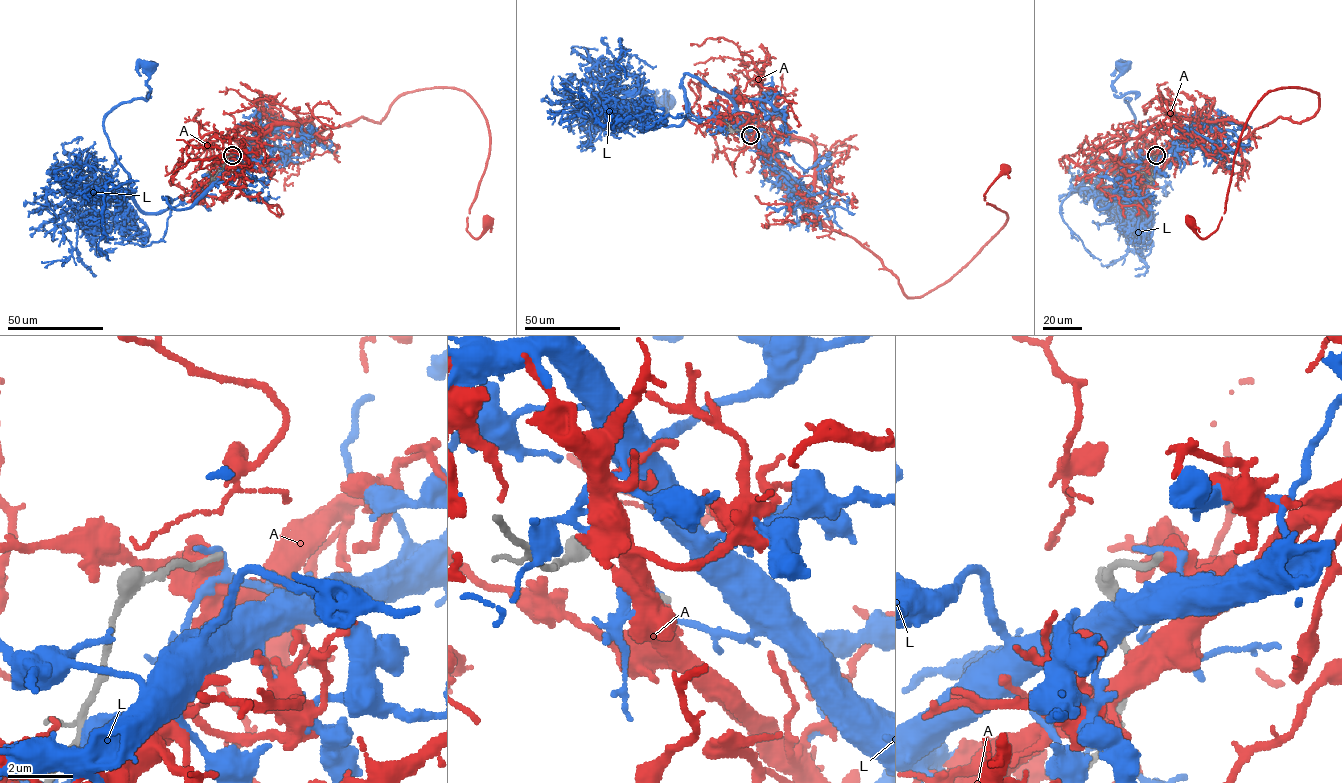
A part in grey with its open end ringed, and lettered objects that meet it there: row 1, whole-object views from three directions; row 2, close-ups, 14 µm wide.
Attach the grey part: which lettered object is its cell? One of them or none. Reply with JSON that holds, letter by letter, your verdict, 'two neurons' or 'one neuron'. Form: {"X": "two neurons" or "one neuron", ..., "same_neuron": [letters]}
{"A": "two neurons", "L": "two neurons", "same_neuron": []}

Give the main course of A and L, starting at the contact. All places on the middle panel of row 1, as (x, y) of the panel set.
A: (749, 135), (812, 176), (819, 218), (878, 257), (907, 297), (947, 282), (1005, 224), (984, 194), (1006, 168)
L: (750, 135), (734, 103), (685, 74), (679, 125), (637, 92), (621, 112), (665, 114), (667, 101)

